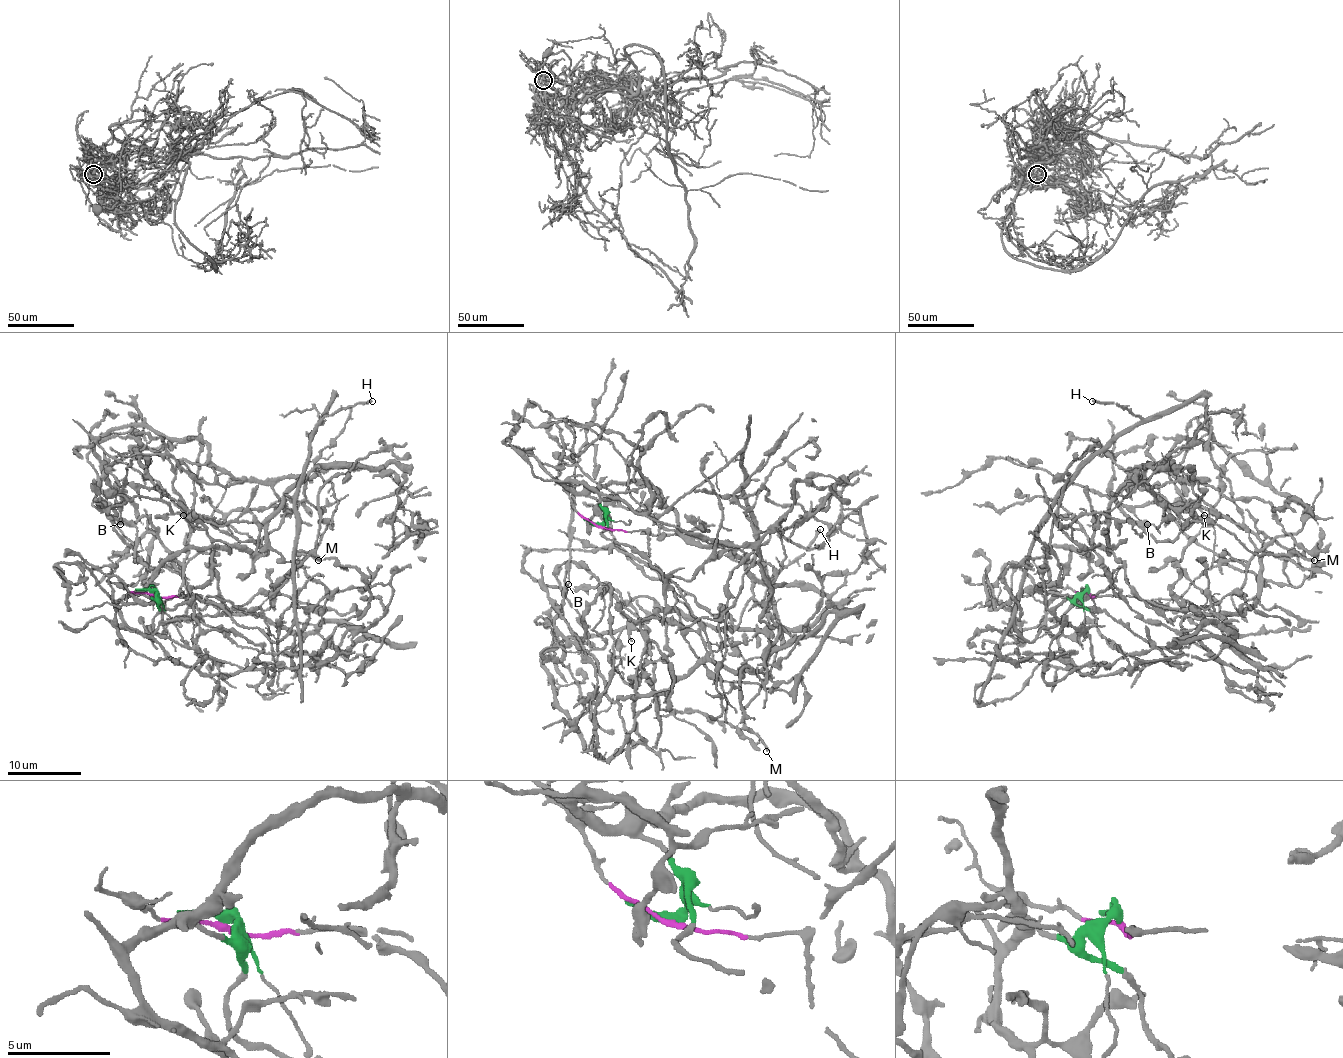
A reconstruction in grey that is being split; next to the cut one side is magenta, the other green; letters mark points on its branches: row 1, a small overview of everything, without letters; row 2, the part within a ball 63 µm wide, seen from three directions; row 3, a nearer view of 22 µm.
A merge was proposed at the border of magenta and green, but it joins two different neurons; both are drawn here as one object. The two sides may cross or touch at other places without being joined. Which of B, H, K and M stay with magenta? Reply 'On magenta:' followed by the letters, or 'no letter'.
On magenta: H

